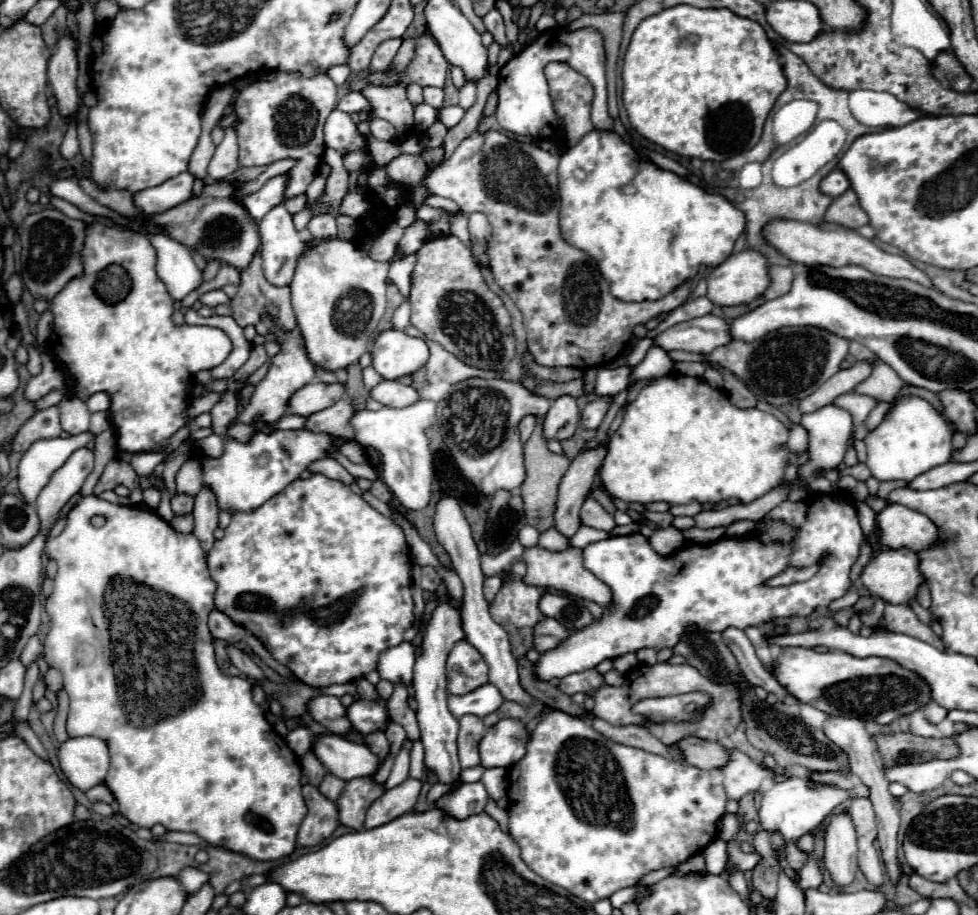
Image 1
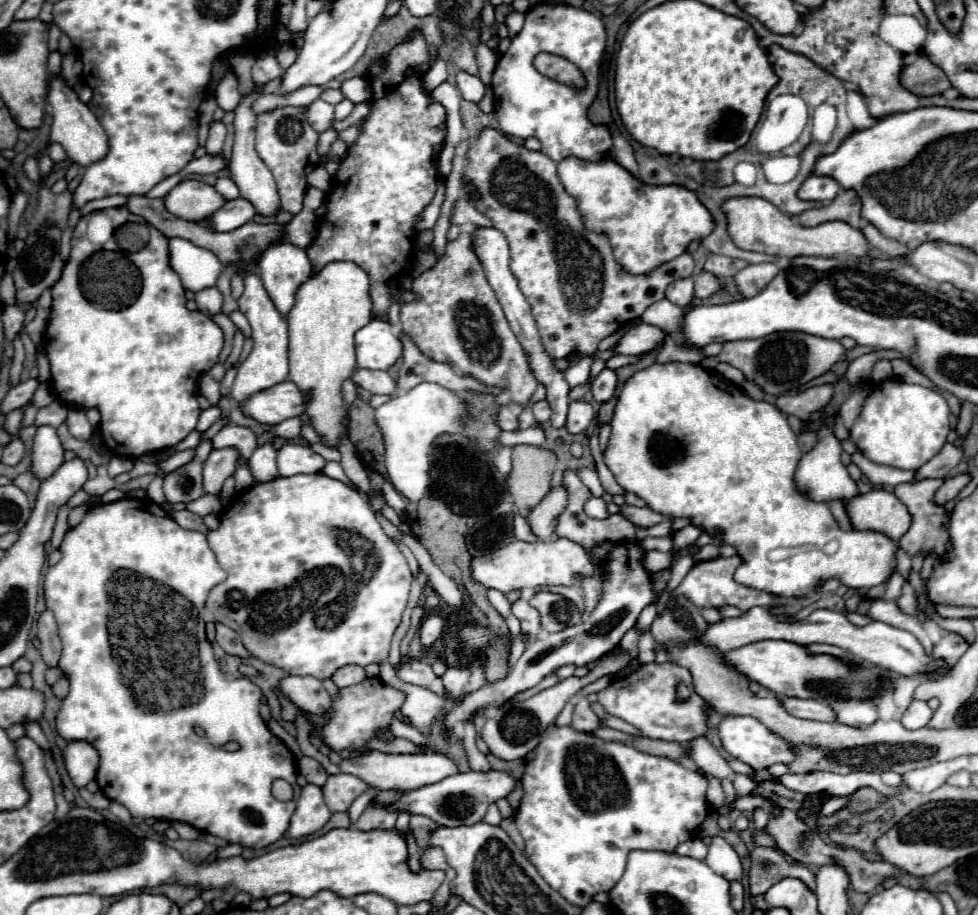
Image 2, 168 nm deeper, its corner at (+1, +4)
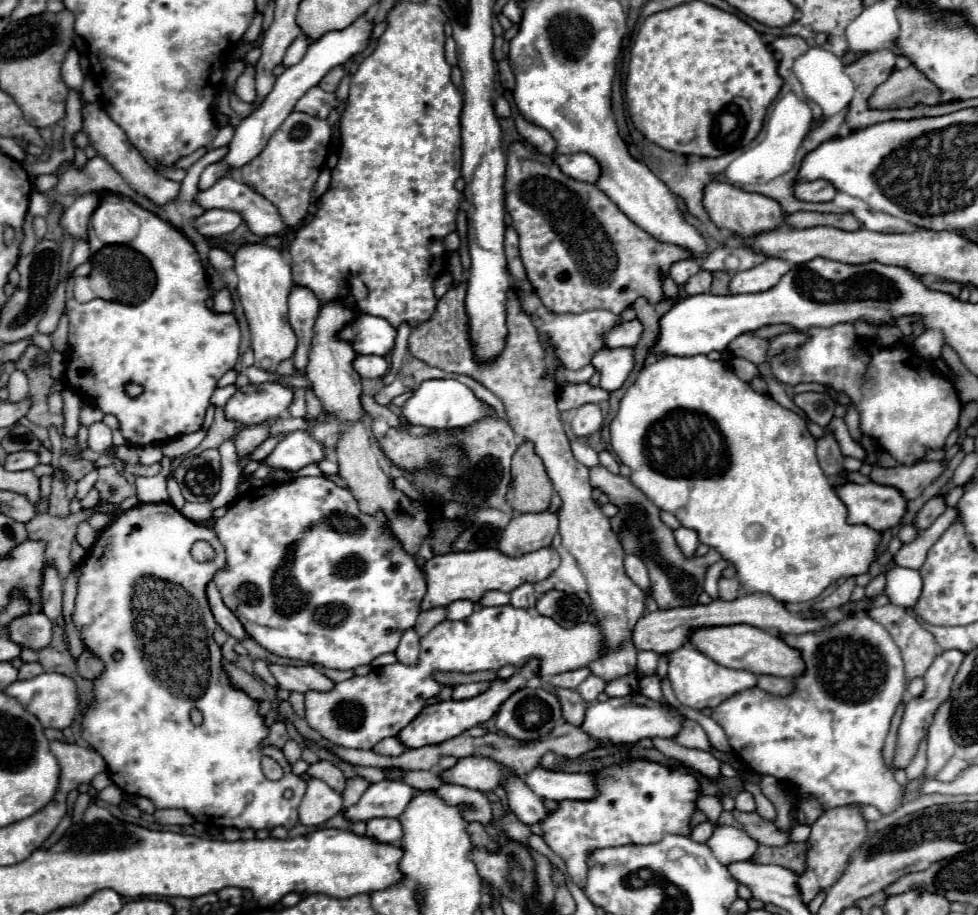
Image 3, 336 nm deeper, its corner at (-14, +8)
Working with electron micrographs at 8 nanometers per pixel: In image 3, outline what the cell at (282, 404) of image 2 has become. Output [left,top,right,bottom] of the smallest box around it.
[226,382,294,424]

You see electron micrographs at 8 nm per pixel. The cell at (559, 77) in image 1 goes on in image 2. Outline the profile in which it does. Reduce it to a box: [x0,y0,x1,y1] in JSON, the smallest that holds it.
[535,54,585,88]

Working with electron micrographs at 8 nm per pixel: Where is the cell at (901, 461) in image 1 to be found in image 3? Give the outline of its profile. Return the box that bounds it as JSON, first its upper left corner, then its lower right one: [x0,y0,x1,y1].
[770,324,960,466]

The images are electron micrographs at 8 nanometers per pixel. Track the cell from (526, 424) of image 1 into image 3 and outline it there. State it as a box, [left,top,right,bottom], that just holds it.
[400,378,498,430]

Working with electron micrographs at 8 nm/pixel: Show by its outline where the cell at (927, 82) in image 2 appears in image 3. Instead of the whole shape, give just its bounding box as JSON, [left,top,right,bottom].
[870,64,942,108]

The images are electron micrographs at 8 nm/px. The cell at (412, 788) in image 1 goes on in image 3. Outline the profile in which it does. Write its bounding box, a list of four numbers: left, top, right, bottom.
[366,818,404,844]

